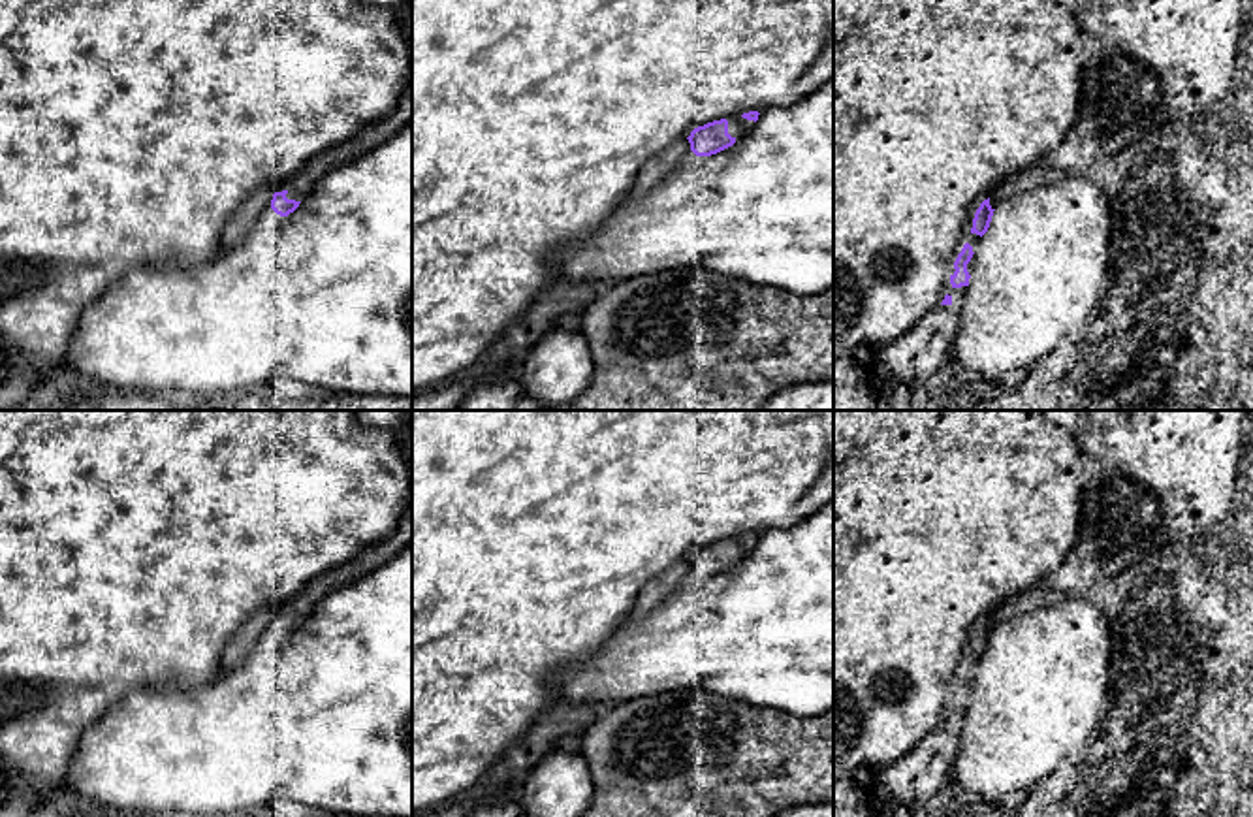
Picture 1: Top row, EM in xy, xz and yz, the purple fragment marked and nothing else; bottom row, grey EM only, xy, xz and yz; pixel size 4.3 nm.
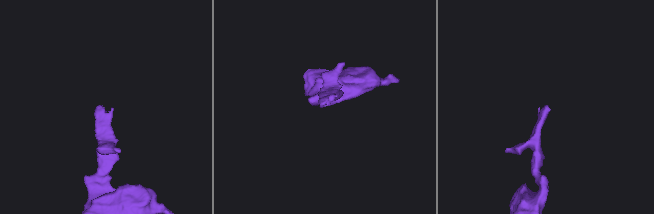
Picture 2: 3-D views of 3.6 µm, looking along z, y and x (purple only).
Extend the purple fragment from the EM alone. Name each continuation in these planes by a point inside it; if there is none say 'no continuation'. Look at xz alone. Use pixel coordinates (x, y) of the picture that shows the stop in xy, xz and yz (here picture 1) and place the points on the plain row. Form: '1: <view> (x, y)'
1: xz (738, 548)

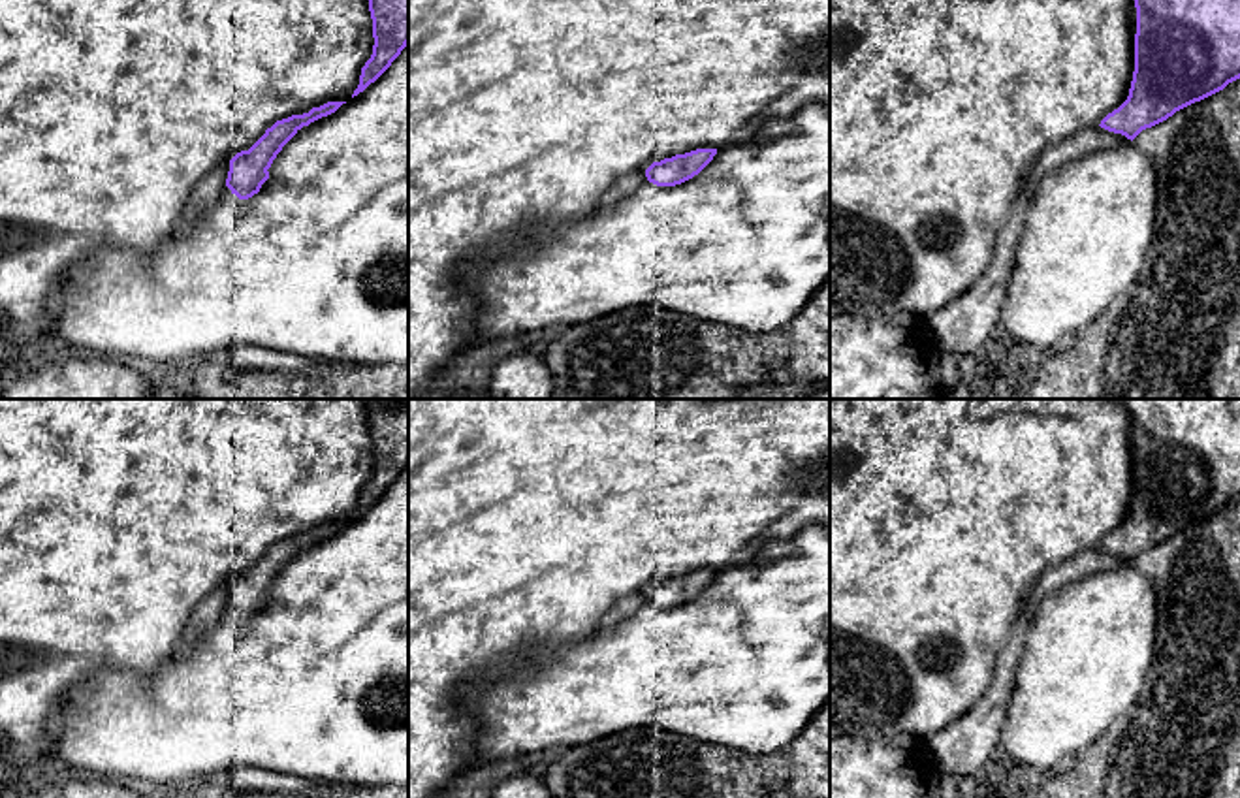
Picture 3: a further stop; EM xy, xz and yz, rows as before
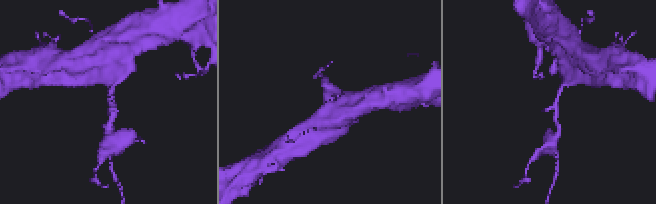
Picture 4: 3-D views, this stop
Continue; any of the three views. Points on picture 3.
no continuation

